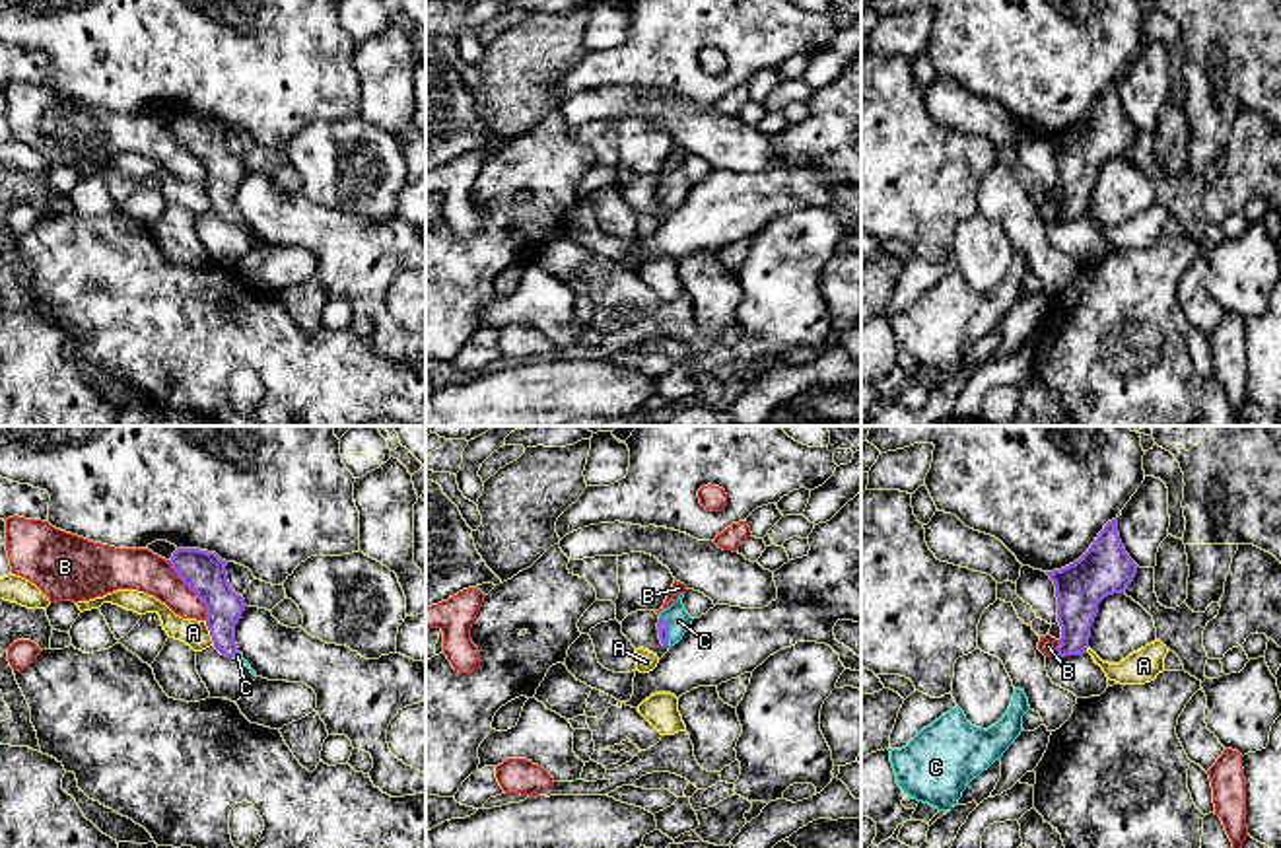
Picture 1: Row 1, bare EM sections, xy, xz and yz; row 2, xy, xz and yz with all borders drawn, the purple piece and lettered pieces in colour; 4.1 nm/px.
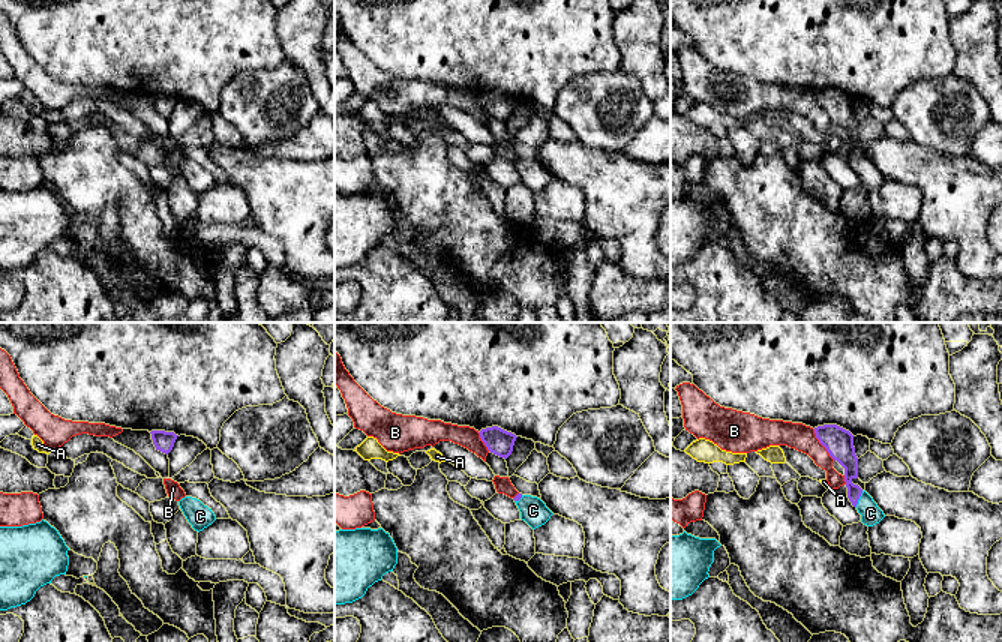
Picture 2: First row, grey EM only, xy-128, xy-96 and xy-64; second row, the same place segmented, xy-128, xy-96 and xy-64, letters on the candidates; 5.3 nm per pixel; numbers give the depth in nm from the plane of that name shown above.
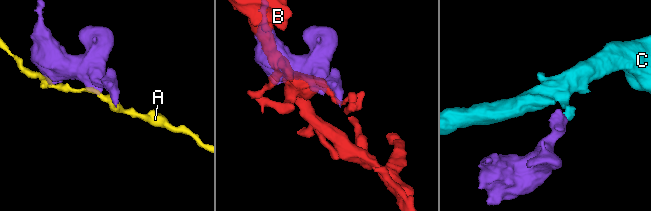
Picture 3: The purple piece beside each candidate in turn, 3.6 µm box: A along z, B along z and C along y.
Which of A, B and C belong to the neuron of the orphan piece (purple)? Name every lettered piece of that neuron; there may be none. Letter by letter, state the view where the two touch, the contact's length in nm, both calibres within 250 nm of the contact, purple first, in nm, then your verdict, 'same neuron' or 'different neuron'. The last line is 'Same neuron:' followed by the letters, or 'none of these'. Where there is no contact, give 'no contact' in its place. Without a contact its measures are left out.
A: contact in xy; length 110 nm; calibres 180 and 110 nm; different neuron
B: contact in xy; length 300 nm; calibres 180 and 180 nm; different neuron
C: contact in xz; length 130 nm; calibres 50 and 90 nm; same neuron
Same neuron: C

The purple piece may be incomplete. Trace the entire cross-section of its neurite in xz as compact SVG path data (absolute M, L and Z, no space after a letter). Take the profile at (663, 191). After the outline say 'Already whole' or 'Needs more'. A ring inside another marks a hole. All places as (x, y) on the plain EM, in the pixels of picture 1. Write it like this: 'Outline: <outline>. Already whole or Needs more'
Outline: M684 158L678 159L678 165L659 177L659 204L663 210L675 210L682 204L684 196L692 189L692 181L684 175L682 169Z. Needs more

